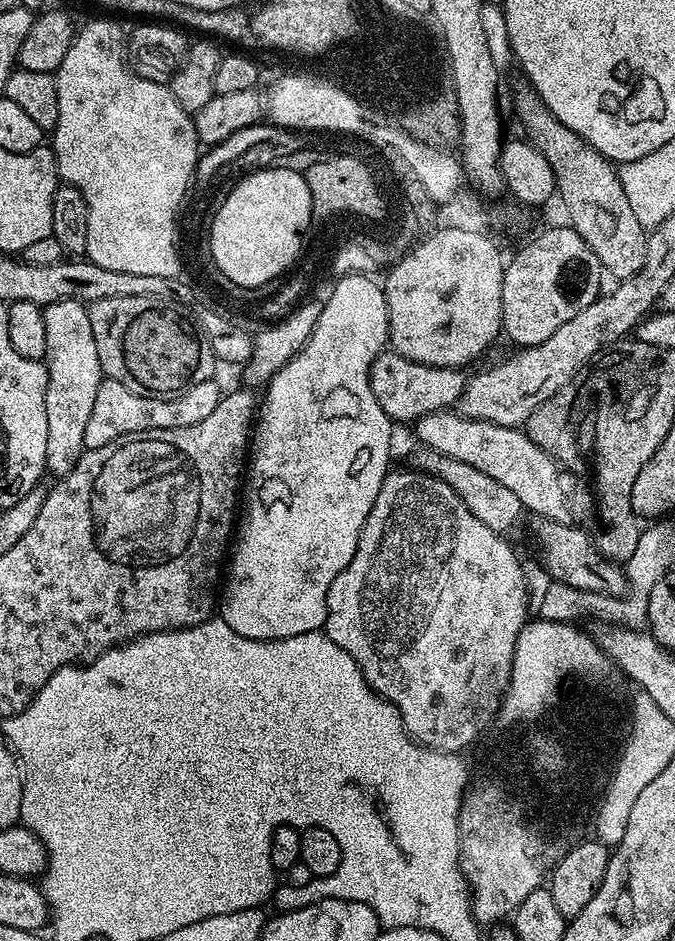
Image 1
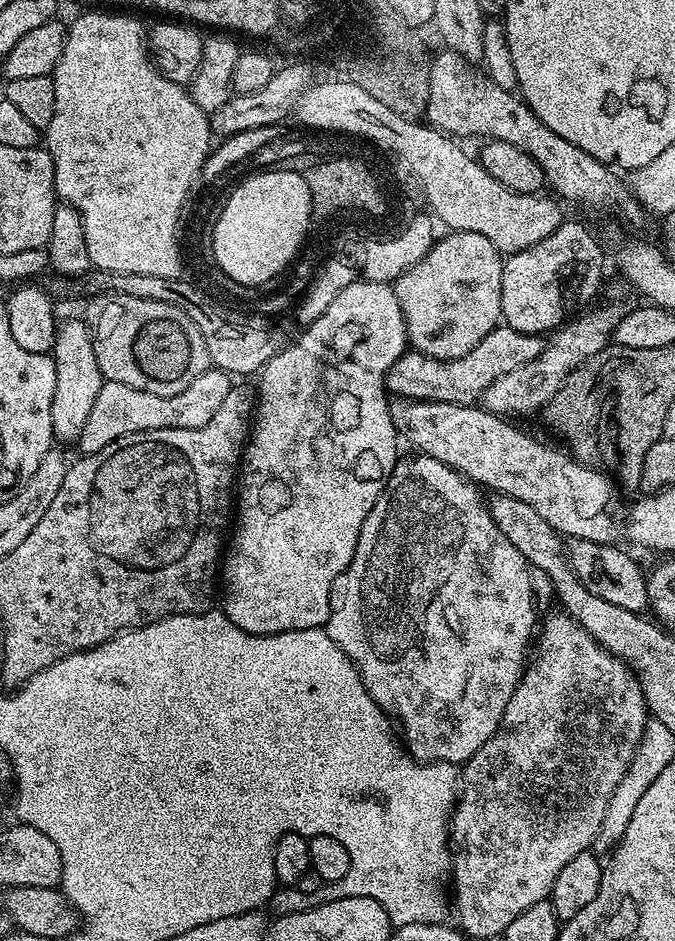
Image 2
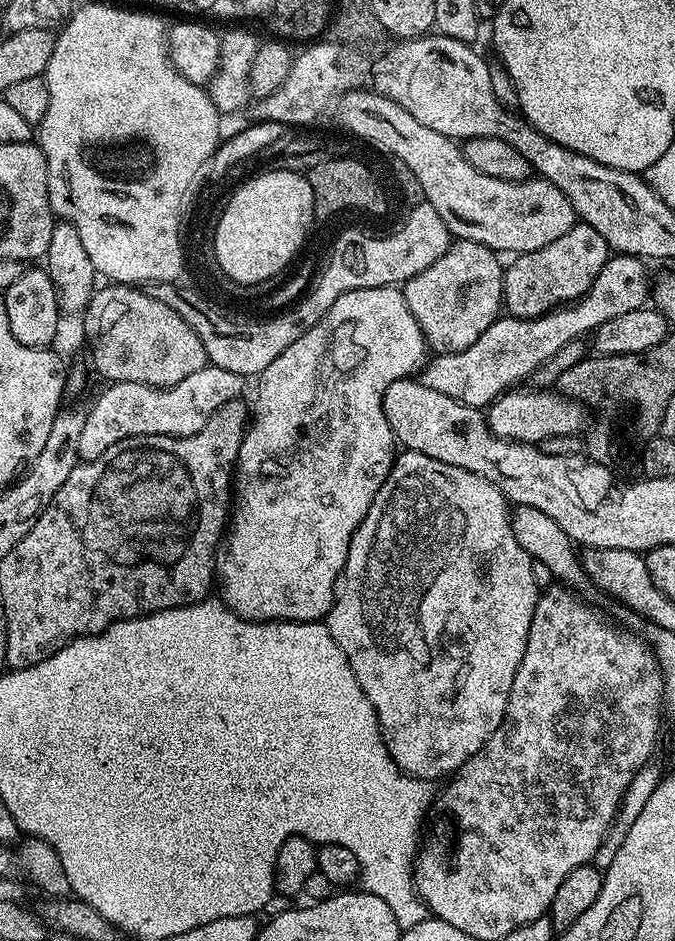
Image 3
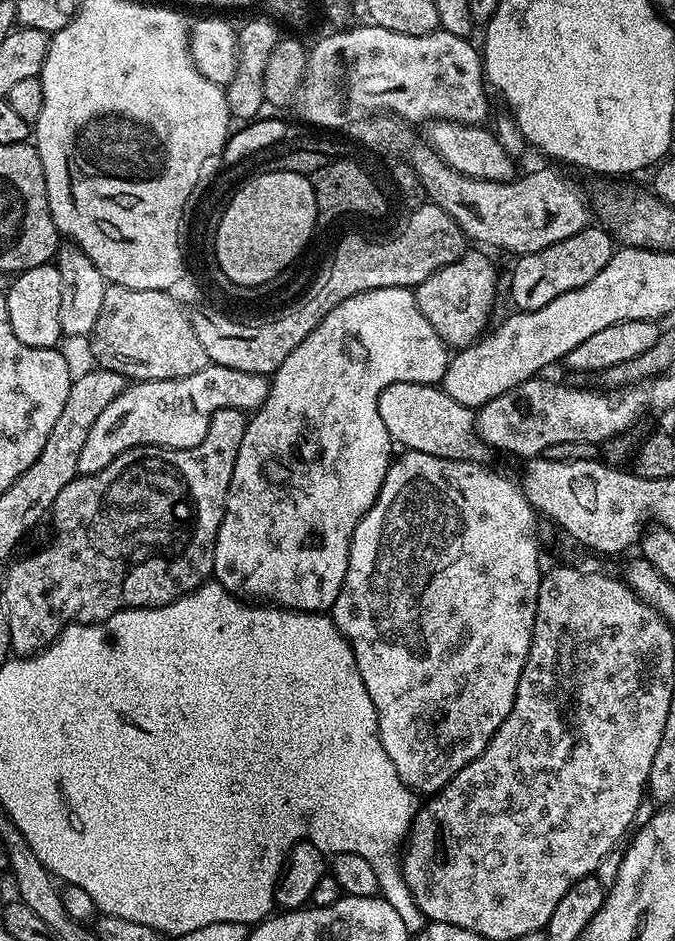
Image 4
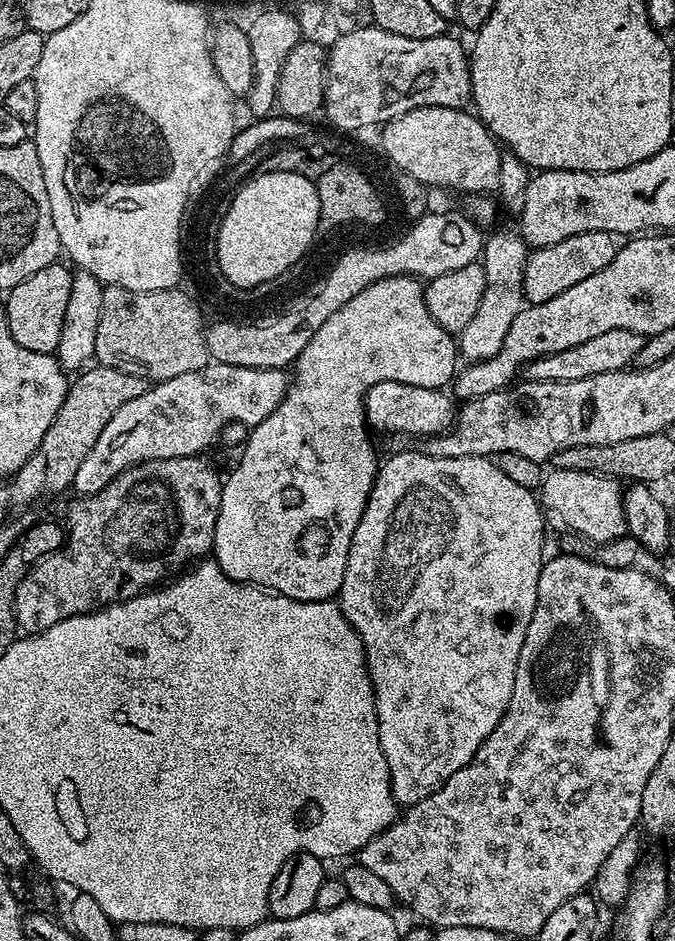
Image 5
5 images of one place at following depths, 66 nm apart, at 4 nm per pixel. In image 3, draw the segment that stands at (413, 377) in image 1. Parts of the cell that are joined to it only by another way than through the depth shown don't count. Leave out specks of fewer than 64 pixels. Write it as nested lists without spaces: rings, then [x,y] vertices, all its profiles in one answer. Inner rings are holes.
[[[613,255],[579,300],[534,318],[501,315],[488,327],[486,334],[474,342],[474,346],[433,355],[419,373],[420,383],[471,408],[487,409],[498,397],[525,381],[522,379],[526,376],[531,377],[543,368],[558,350],[562,350],[562,346],[584,337],[586,332],[591,333],[610,318],[645,307],[647,300],[644,299],[650,296],[650,280],[648,284],[643,266],[635,256]]]

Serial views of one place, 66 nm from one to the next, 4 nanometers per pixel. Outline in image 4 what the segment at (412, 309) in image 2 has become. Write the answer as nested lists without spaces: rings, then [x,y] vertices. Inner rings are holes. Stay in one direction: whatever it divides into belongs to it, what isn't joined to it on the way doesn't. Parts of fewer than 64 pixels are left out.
[[[480,256],[473,262],[472,268],[464,263],[457,262],[439,268],[414,289],[420,312],[432,323],[434,330],[438,330],[445,338],[466,331],[468,324],[472,328],[482,327],[496,296],[496,270],[491,262]]]

